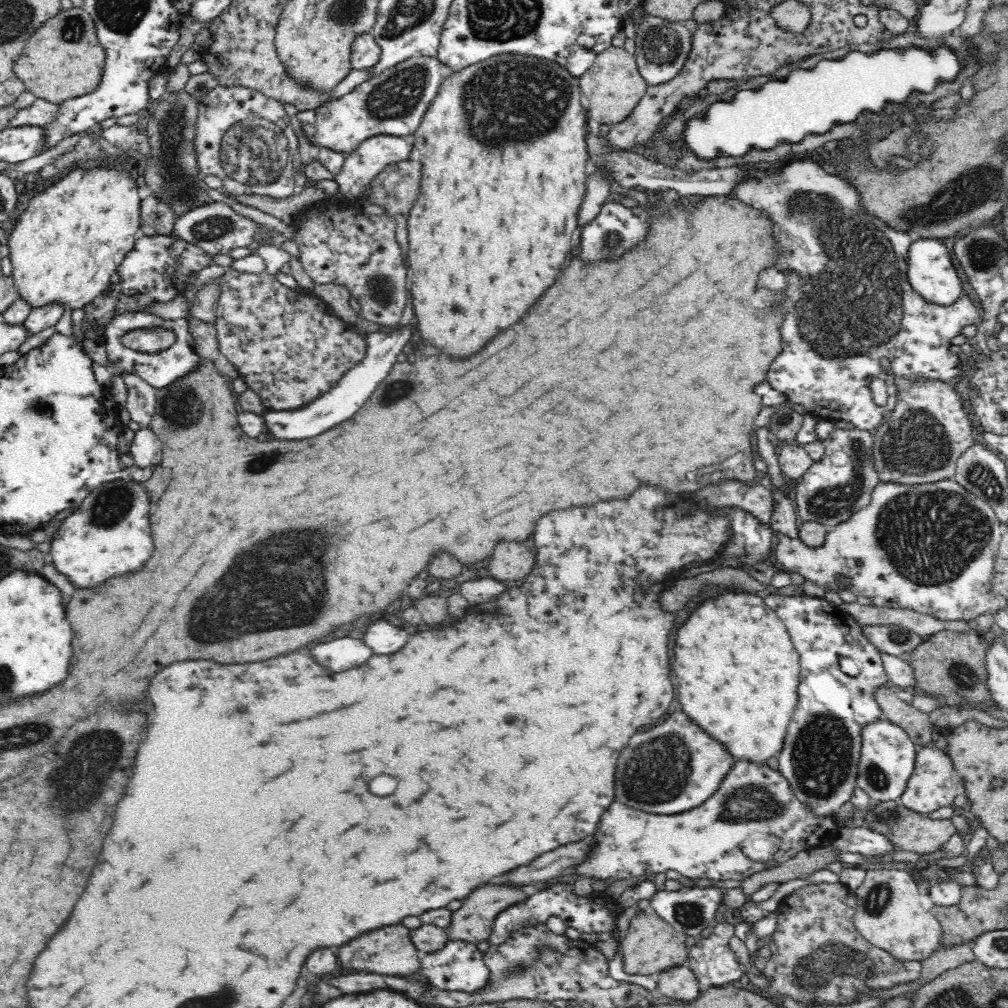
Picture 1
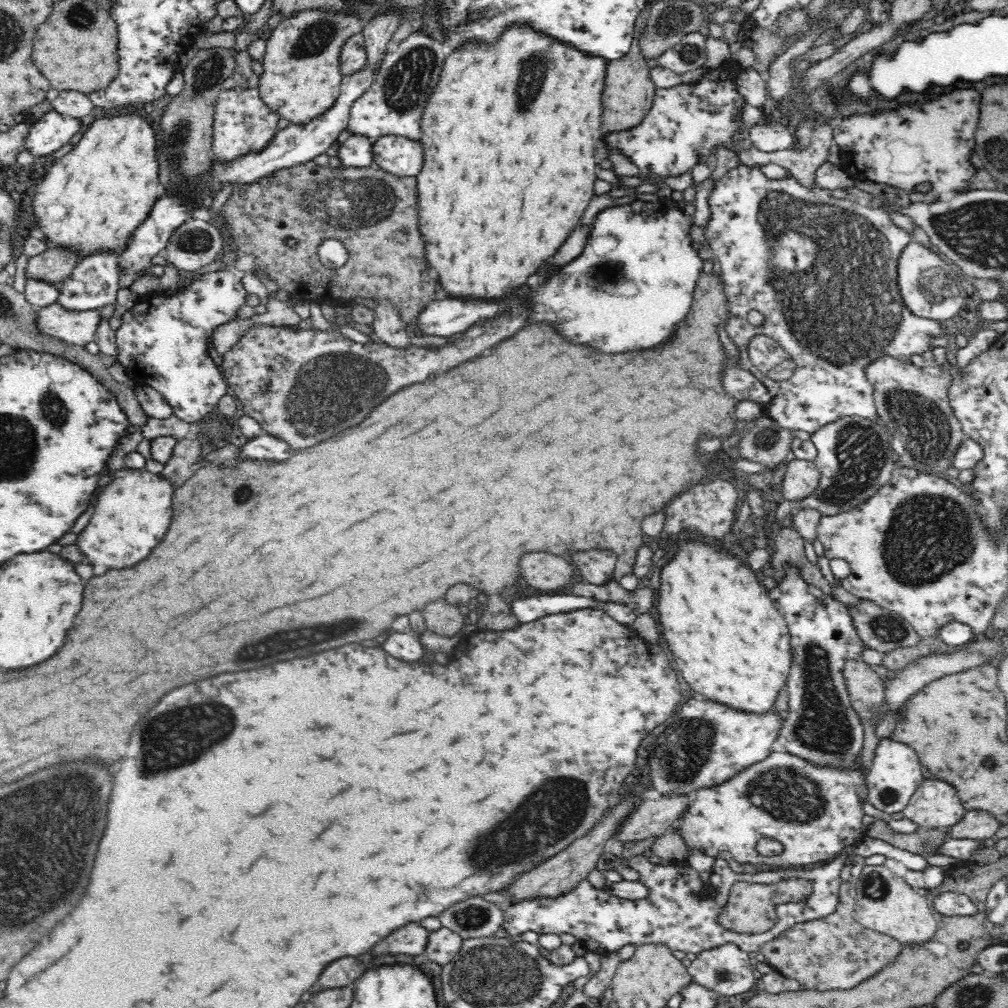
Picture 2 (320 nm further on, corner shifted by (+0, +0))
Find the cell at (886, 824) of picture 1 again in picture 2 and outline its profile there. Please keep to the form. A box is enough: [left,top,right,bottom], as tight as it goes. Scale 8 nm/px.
[942,810,999,840]

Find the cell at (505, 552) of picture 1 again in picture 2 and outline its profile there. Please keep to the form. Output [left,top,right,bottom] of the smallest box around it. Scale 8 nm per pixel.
[518,552,574,588]

